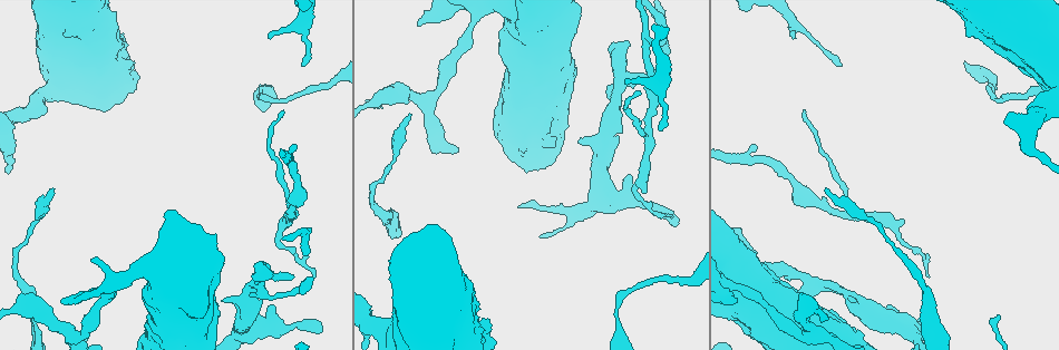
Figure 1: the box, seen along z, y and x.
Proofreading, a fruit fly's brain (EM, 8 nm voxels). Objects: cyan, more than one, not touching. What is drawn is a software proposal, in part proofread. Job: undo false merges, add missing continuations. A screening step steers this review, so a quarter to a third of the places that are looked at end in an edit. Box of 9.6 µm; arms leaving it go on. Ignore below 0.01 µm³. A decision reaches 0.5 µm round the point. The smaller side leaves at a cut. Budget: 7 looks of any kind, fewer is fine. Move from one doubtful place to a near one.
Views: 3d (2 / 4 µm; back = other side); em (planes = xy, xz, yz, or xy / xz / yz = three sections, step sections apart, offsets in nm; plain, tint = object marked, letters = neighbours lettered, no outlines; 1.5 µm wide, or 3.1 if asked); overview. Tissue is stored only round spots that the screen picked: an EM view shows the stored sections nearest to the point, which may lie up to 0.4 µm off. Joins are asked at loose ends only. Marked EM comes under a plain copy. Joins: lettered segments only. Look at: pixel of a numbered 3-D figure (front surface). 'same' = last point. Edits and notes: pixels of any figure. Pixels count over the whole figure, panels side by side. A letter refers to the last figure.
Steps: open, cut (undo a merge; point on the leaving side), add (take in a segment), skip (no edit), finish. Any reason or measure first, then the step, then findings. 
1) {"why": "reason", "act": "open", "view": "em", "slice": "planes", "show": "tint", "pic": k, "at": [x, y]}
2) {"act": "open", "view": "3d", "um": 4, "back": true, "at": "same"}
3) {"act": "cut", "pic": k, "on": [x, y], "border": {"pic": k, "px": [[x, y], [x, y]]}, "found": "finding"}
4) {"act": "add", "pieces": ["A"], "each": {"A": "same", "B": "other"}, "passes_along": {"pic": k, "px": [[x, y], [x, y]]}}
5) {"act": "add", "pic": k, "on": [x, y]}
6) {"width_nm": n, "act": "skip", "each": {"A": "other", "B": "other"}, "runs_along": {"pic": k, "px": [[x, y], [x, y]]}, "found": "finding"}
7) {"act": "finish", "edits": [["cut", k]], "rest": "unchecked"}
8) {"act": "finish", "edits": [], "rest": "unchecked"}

{"why": "thin end", "act": "open", "view": "em", "slice": "xy", "step": 4, "show": "tint", "pic": 1, "at": [300, 291]}

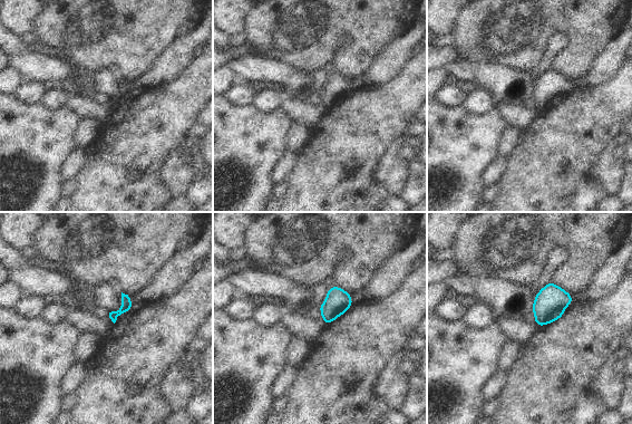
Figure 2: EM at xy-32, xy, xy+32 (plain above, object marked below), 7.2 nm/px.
{"act": "open", "view": "em", "slice": "xy", "step": 4, "show": "letters", "at": "same"}

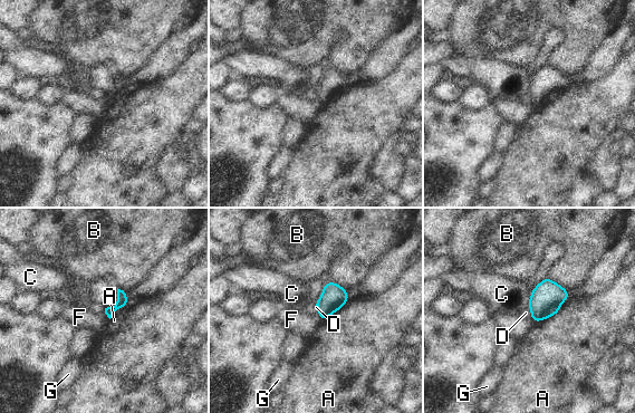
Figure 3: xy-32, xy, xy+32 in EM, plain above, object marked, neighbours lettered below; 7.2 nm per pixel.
{"width_nm": 140, "act": "skip", "each": {"A": "other", "B": "other", "C": "other", "D": "other", "F": "other", "G": "other"}, "border": {"pic": 3, "px": [[530, 295], [527, 306]]}, "found": "no lettered segment goes on from it"}

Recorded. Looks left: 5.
{"why": "two arms in line, one across", "act": "open", "view": "em", "slice": "xy", "step": 8, "show": "letters", "pic": 1, "at": [649, 140]}

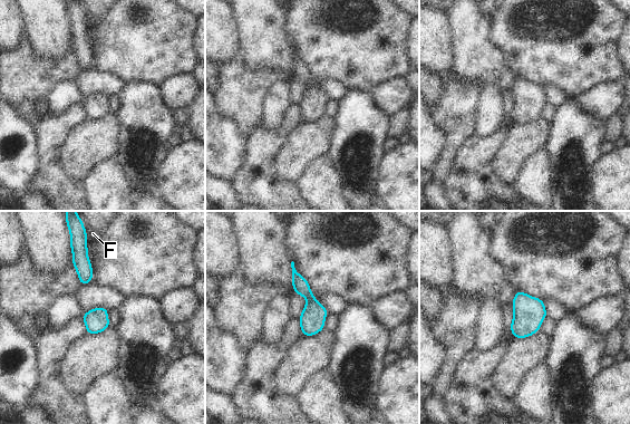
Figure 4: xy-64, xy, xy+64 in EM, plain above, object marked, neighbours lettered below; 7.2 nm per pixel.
{"act": "skip", "each": {"F": "other"}, "border": {"pic": 4, "px": [[86, 246], [90, 262]]}, "found": "continuous, no second neuron"}

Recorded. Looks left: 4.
{"why": "end of a long branch", "act": "open", "view": "3d", "um": 4, "pic": 1, "at": [805, 111]}

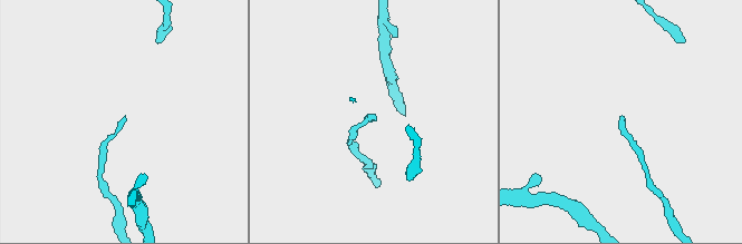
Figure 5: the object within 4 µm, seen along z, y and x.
{"act": "open", "view": "em", "slice": "planes", "show": "letters", "pic": 5, "at": [623, 118]}

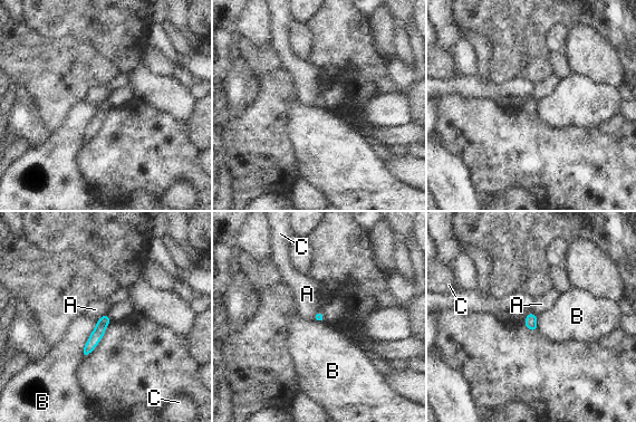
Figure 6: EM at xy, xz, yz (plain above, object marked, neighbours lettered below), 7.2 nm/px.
{"act": "skip", "each": {"A": "other", "B": "other", "C": "other"}, "runs_along": {"pic": 6, "px": [[105, 317], [98, 333], [85, 353]]}, "found": "no lettered segment goes on from it"}

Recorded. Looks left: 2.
{"act": "finish", "edits": [], "rest": "unchecked"}

